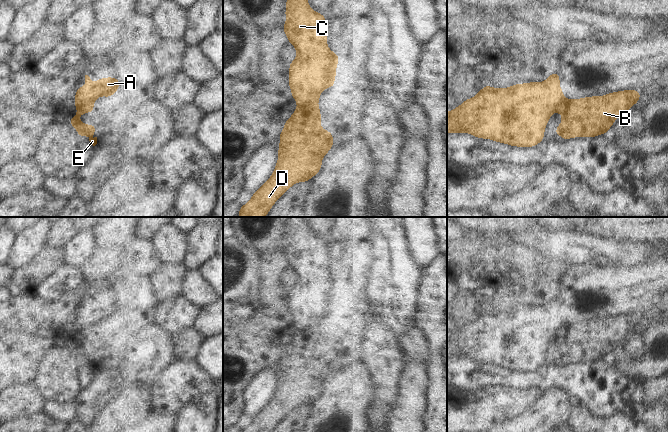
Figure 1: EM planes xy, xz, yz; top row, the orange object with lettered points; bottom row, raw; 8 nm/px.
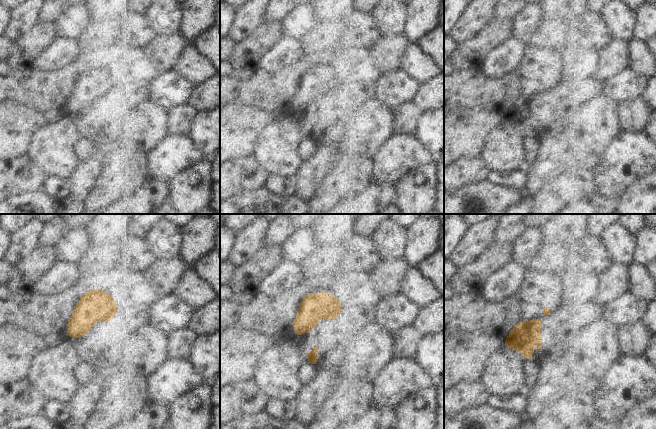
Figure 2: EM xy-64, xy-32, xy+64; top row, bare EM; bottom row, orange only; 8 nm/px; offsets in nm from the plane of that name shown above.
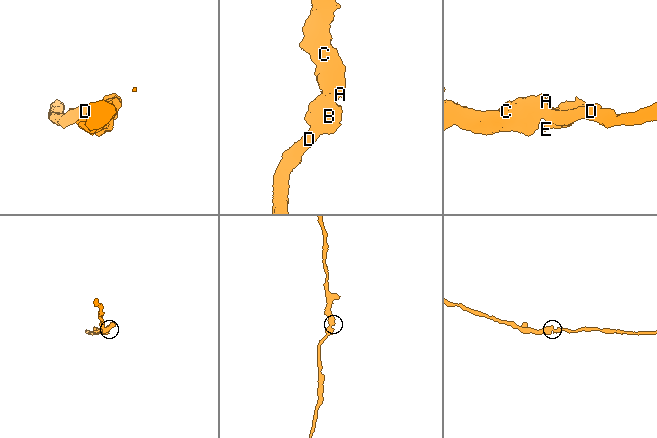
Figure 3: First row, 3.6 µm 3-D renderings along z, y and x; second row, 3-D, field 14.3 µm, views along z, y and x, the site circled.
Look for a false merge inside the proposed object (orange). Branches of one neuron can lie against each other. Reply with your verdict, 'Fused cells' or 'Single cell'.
Fused cells

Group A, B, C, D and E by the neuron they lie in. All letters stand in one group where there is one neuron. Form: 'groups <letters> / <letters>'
groups A C / B D E

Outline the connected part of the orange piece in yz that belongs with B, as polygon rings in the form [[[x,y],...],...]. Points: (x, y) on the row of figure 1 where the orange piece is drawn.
[[[622,90],[603,96],[589,96],[580,99],[565,99],[557,108],[562,115],[562,122],[557,126],[554,135],[559,135],[564,141],[578,137],[597,137],[607,134],[618,117],[623,116],[641,98],[638,90]]]

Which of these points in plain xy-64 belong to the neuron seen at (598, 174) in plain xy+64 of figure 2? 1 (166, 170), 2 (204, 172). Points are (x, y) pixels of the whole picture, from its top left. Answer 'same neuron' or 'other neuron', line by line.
1: same neuron
2: other neuron

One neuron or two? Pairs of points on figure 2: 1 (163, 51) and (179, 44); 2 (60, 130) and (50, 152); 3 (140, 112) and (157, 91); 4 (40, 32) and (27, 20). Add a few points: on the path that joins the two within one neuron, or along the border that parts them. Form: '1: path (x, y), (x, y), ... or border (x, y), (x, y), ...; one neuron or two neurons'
1: path (167, 48), (175, 44); one neuron
2: path (60, 135), (52, 147); one neuron
3: border (145, 95), (167, 111); two neurons
4: border (38, 22), (16, 40); two neurons

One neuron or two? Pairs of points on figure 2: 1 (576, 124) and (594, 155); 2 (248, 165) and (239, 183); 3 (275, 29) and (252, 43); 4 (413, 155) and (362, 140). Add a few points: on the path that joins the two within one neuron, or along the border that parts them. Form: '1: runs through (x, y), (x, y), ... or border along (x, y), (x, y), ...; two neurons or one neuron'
1: runs through (586, 124), (595, 133), (595, 145); one neuron
2: runs through (247, 169), (239, 179); one neuron
3: runs through (269, 32), (258, 42); one neuron
4: border along (395, 133), (367, 159); two neurons

